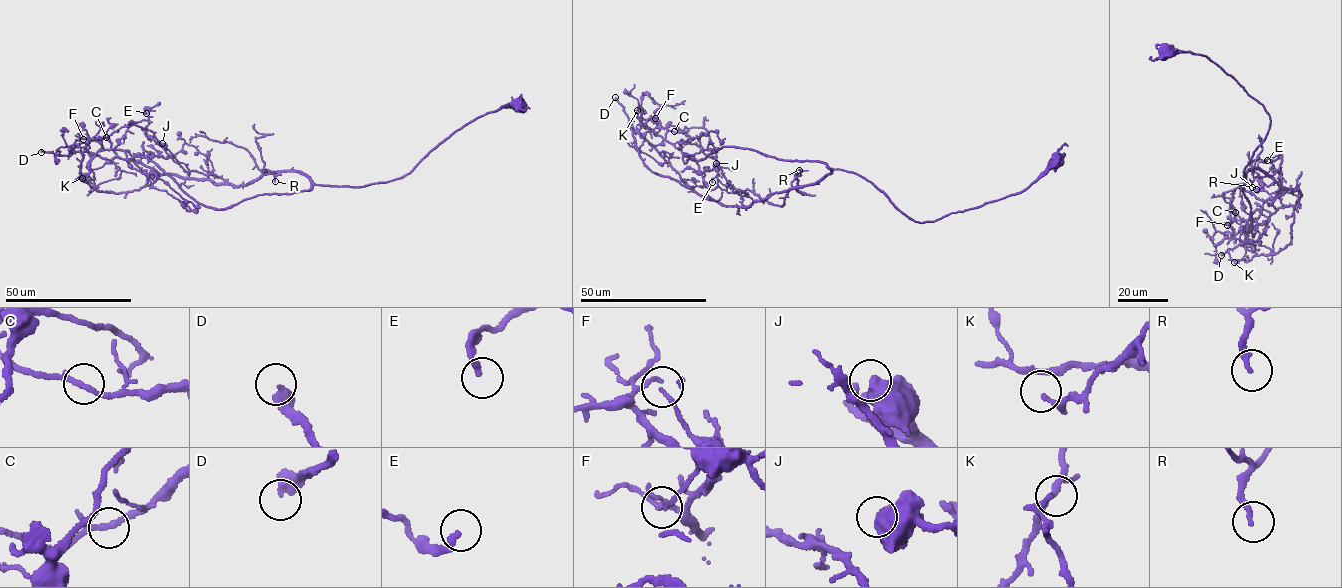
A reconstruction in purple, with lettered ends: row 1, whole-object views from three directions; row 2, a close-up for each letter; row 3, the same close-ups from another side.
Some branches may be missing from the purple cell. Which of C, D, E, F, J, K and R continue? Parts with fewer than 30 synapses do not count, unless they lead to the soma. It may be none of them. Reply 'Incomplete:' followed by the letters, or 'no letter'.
Incomplete: D

